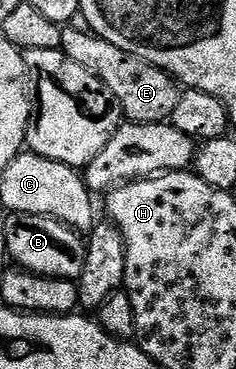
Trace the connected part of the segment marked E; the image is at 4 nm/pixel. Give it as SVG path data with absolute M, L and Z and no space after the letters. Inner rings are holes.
M66 25L62 27L62 46L60 50L76 65L88 69L118 99L122 114L132 123L164 123L169 120L176 109L176 101L180 94L179 84L156 65L128 53L124 49L116 49L112 41L104 41L100 36L83 29L81 26Z

